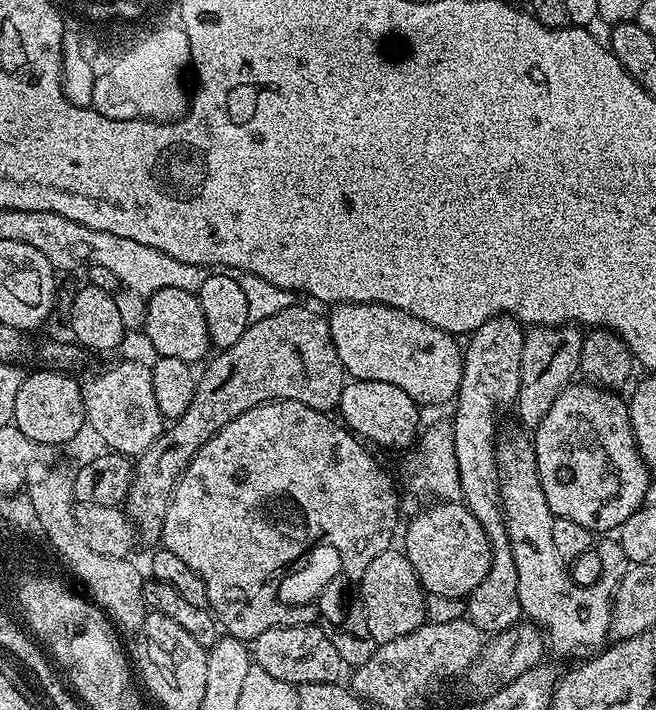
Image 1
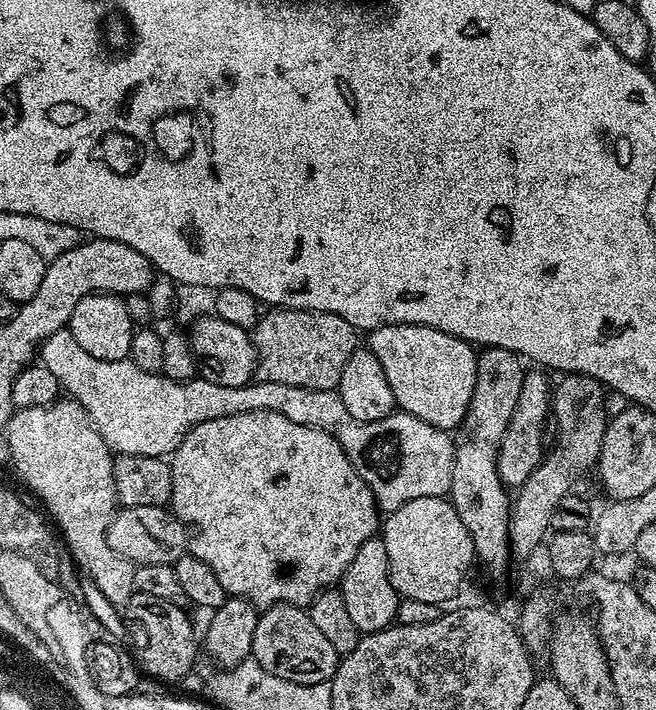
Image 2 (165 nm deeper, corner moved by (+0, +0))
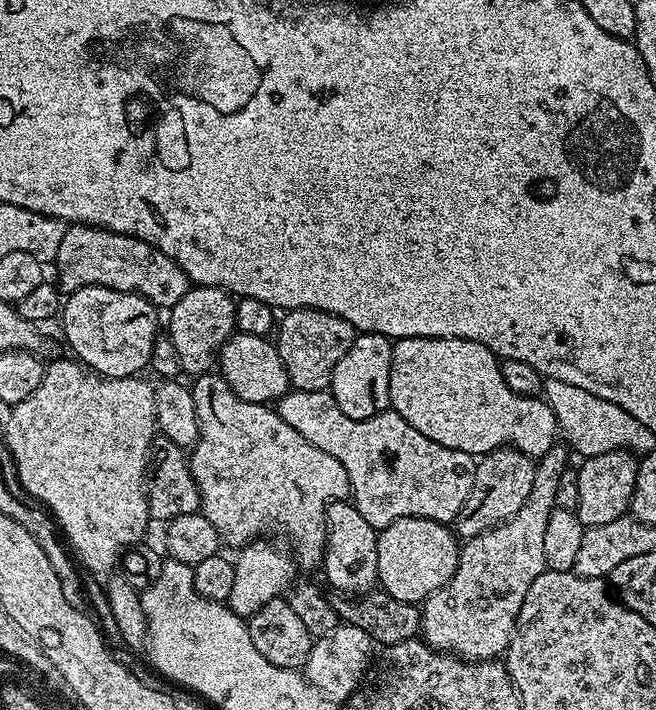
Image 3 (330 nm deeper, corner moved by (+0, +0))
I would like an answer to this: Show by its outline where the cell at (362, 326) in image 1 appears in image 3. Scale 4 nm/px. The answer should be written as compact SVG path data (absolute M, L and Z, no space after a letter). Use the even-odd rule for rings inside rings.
M411 336L395 341L392 345L392 357L390 358L390 398L388 402L391 411L397 412L403 420L410 422L410 426L414 426L414 430L418 430L418 434L426 434L426 438L430 438L430 442L438 442L438 446L450 446L450 450L462 450L477 458L485 456L487 452L492 452L496 448L505 446L517 448L522 454L533 458L545 456L550 449L557 447L558 444L556 419L550 410L548 401L535 396L520 396L514 390L510 390L510 386L506 386L506 378L502 378L501 363L501 357L491 352L486 345L473 340L442 338L441 336Z

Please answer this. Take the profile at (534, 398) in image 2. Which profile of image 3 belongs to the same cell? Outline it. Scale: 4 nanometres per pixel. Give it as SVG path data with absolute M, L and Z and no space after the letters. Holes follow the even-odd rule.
M496 448L479 457L476 461L474 486L470 486L470 494L454 521L457 537L461 541L469 540L518 514L522 502L526 502L530 494L530 486L534 486L535 473L536 460L522 454L517 448Z

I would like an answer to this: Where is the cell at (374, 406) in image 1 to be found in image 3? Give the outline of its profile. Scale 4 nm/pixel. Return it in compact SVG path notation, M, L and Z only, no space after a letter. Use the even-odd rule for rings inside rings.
M377 332L357 335L350 350L342 354L342 362L334 366L330 391L334 402L338 402L338 410L342 410L346 418L365 420L374 418L379 412L389 411L392 345L393 341L389 337Z

